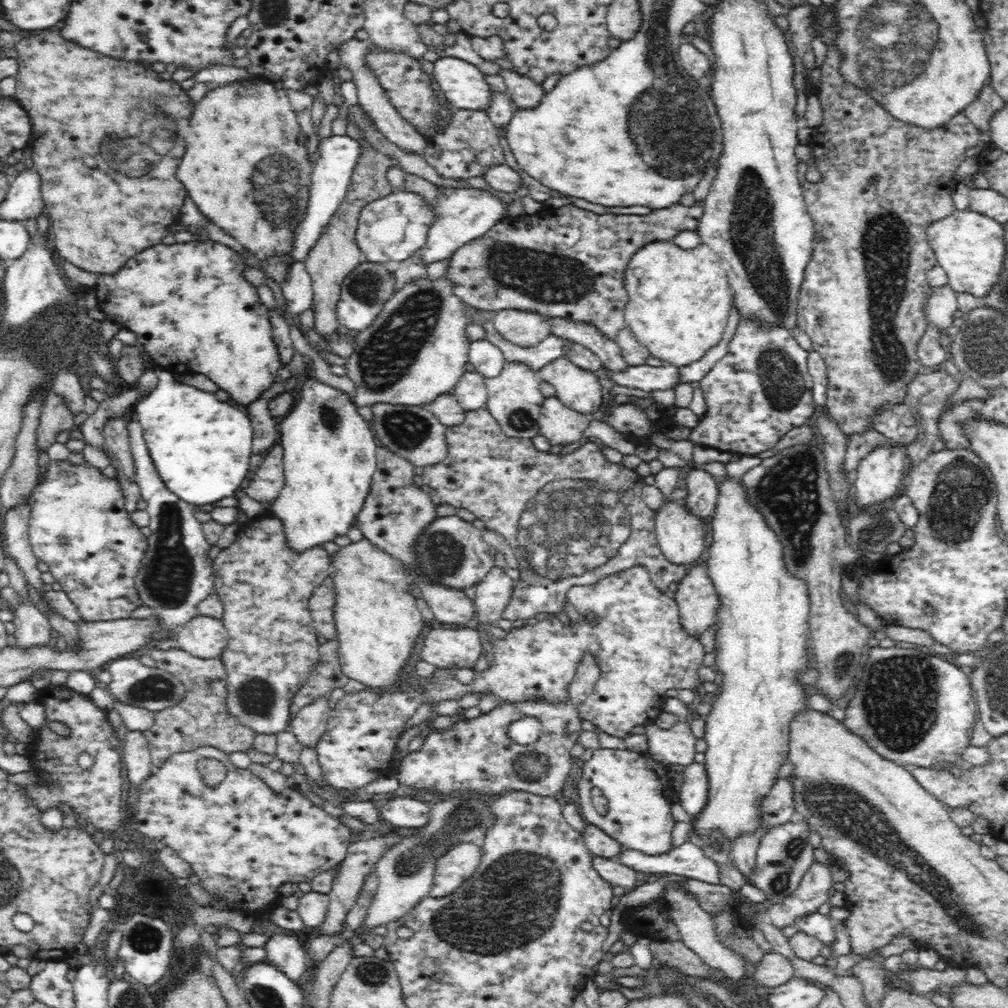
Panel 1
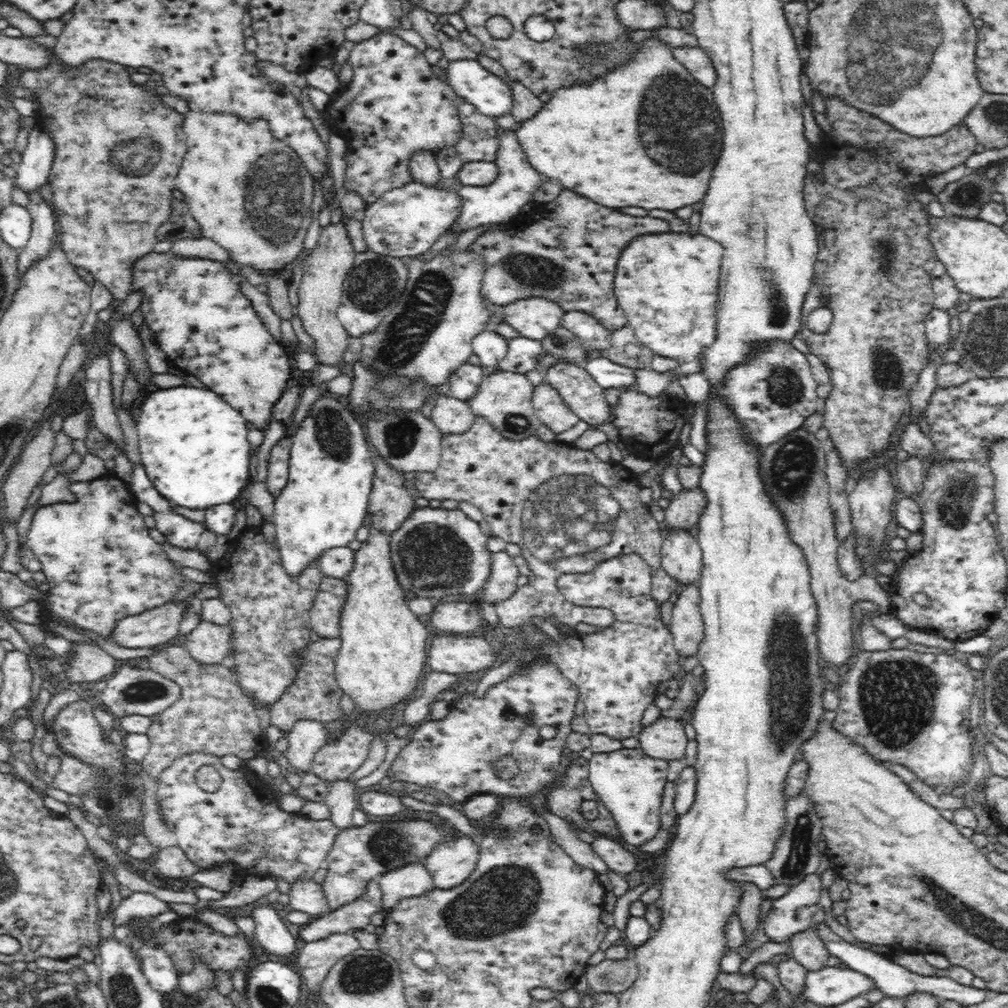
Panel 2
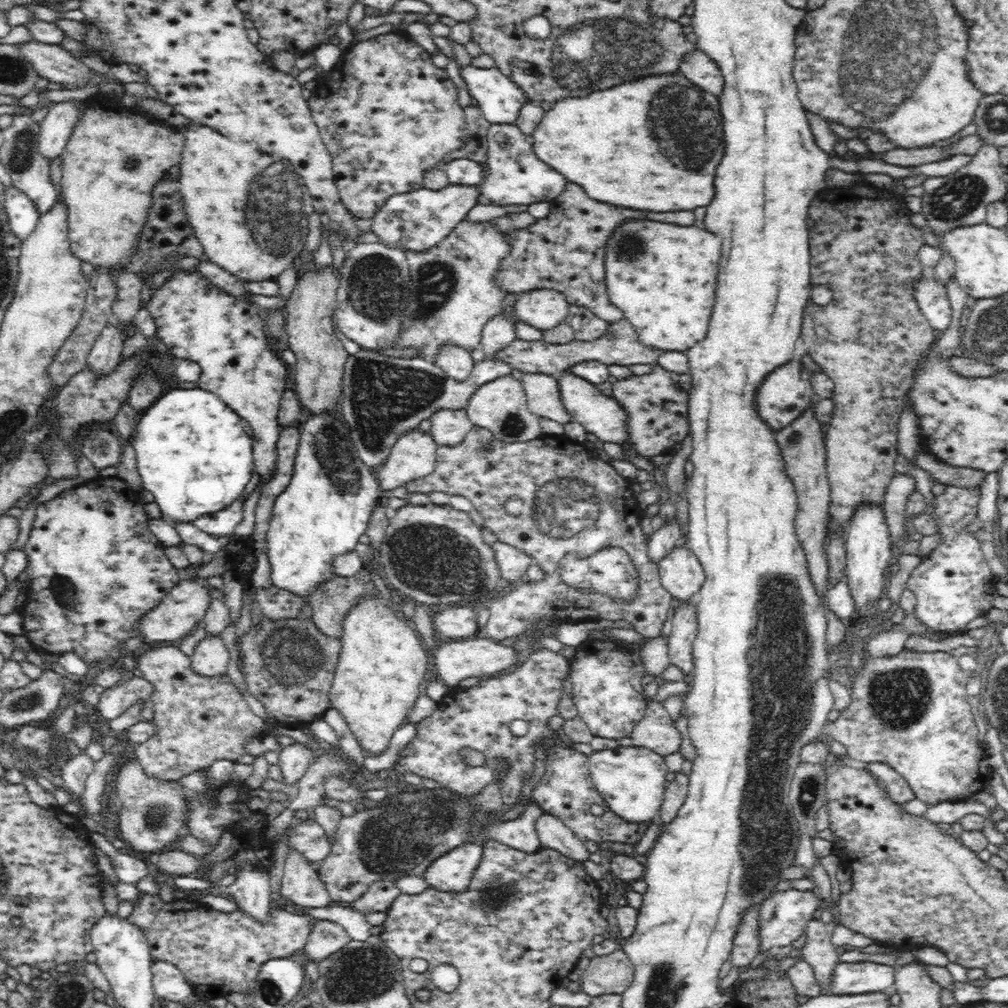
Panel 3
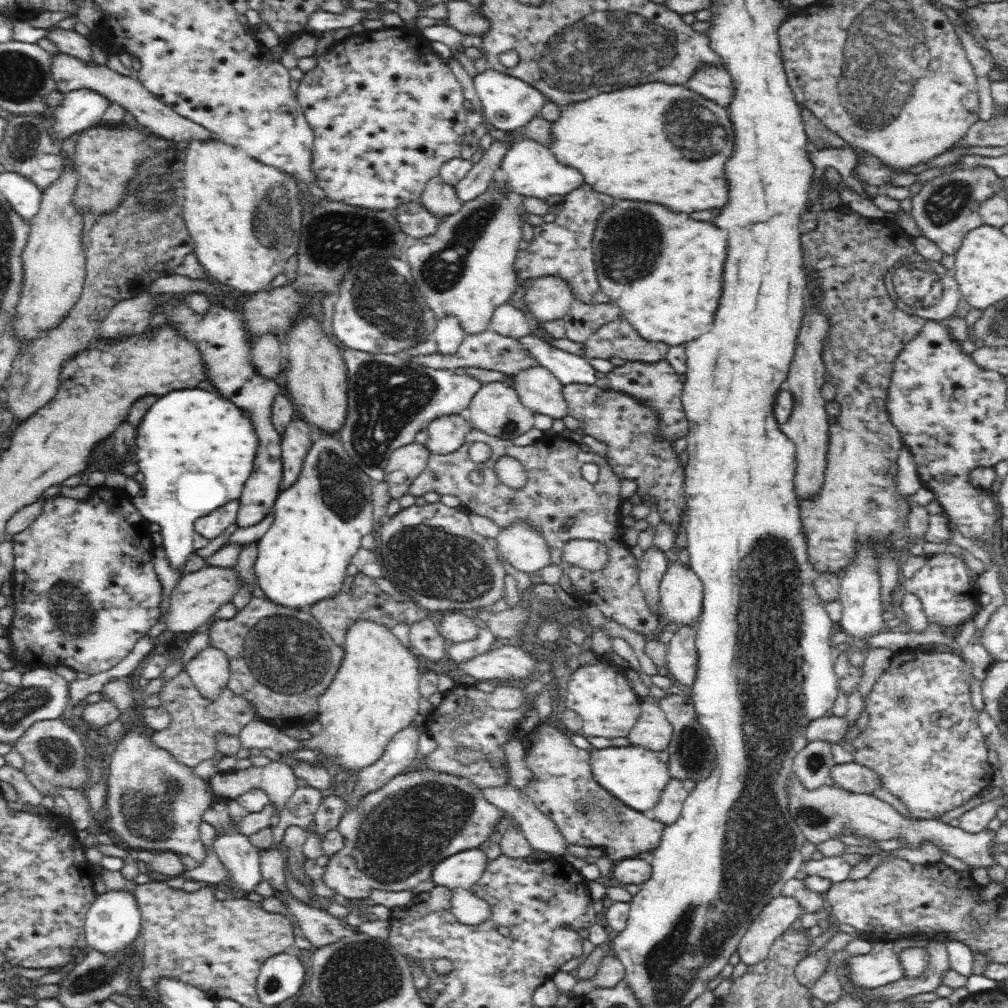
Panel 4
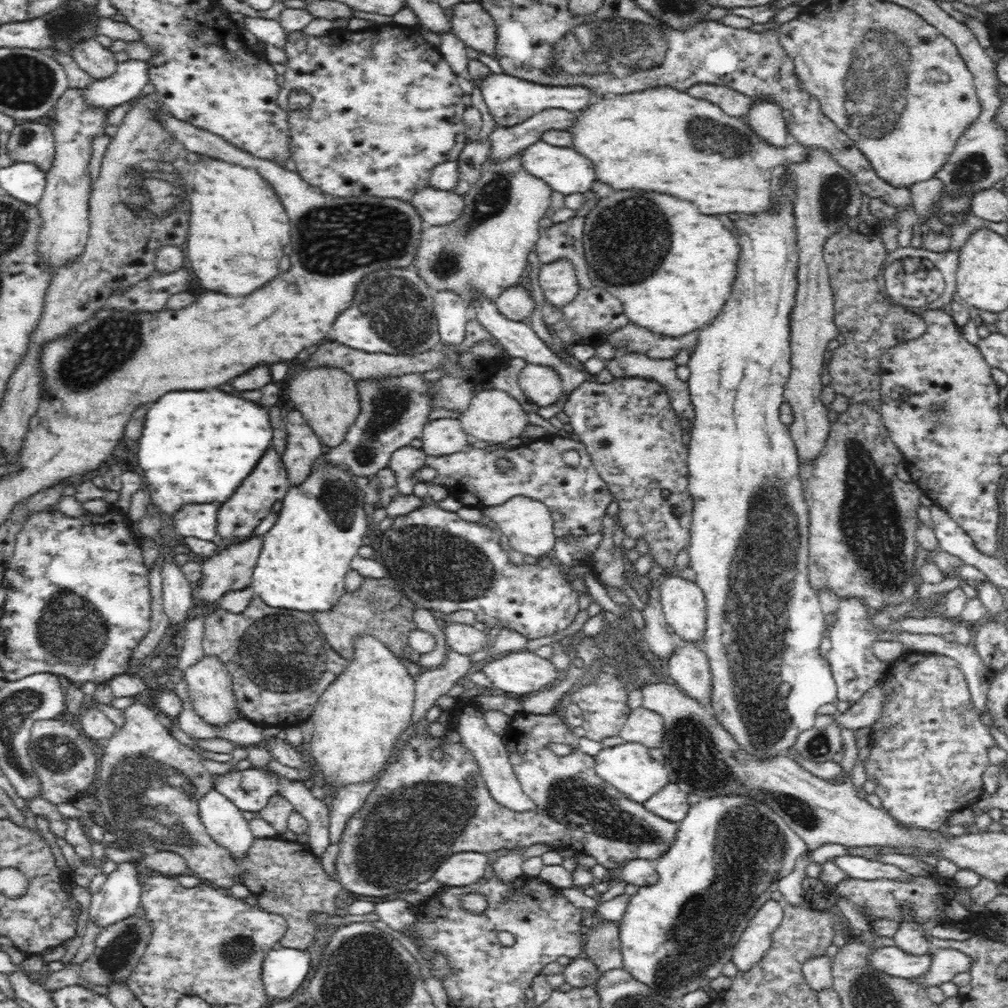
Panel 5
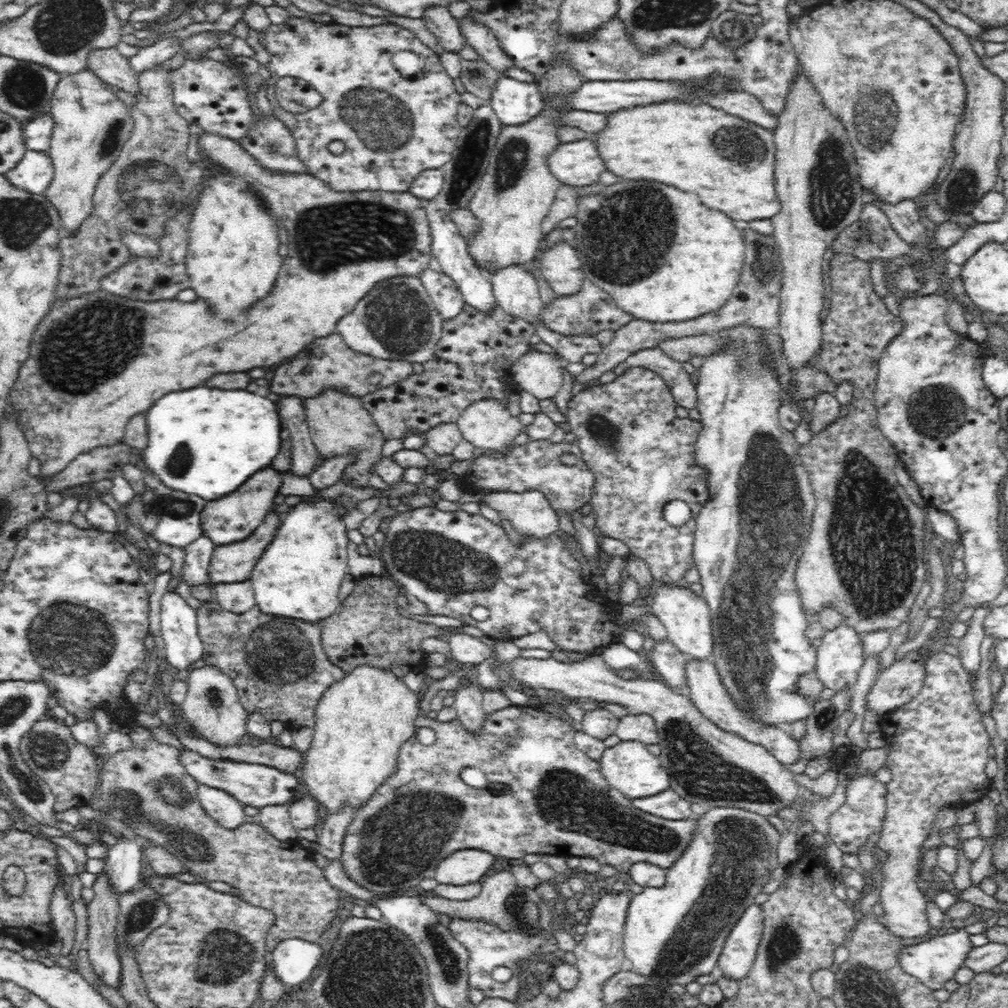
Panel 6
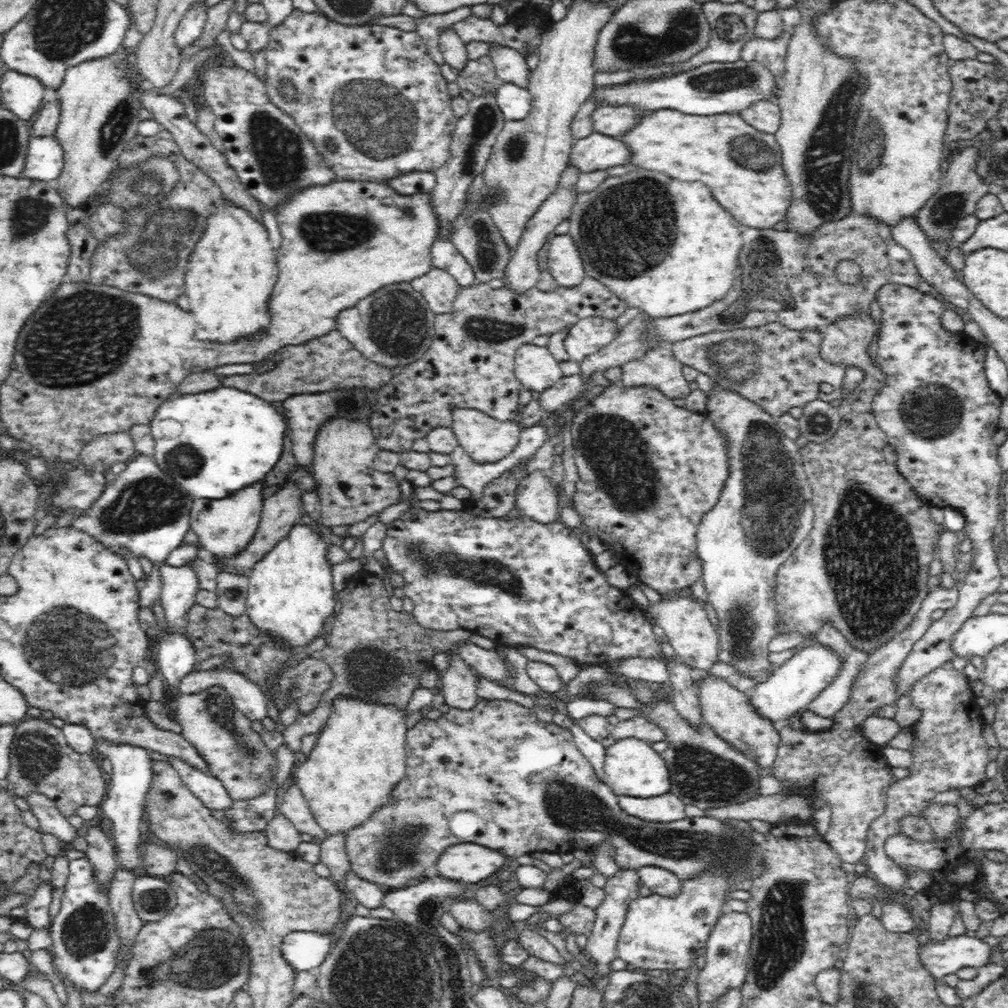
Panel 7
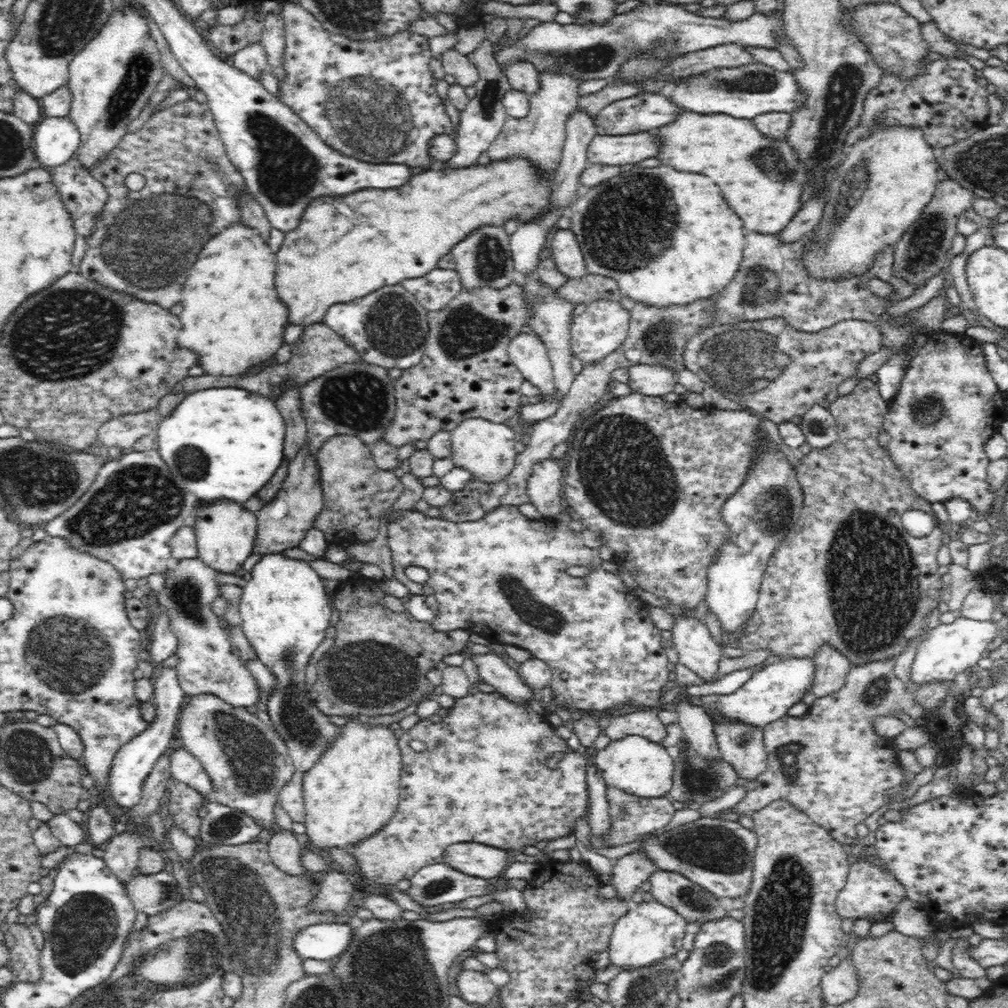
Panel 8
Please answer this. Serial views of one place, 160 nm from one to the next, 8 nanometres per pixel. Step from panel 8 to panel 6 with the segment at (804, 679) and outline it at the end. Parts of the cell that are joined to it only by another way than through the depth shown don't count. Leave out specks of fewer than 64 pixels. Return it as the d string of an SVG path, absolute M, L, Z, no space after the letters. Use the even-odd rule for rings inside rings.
M842 621L826 631L817 648L816 673L824 687L848 691L859 682L859 670L866 660L862 635Z

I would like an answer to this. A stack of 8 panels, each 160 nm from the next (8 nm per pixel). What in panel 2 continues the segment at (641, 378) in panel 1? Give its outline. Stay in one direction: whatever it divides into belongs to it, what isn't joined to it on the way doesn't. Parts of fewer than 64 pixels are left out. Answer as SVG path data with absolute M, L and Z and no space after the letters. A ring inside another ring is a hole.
M604 357L594 358L586 362L583 367L604 389L620 388L620 386L626 386L629 389L635 384L635 369L616 364Z

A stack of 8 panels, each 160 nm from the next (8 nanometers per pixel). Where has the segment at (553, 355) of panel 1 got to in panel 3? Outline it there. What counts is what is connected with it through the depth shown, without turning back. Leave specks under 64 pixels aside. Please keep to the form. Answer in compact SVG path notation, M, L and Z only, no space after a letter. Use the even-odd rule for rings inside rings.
M360 349L355 354L349 354L343 368L342 394L339 407L343 420L348 424L351 441L360 460L376 469L385 464L390 454L390 448L396 444L397 438L402 434L416 429L422 420L430 419L439 409L466 409L471 393L490 379L506 376L513 368L503 360L483 359L478 361L469 378L462 382L455 382L446 375L437 363L427 363L422 358L397 359L384 354L379 354L368 349Z

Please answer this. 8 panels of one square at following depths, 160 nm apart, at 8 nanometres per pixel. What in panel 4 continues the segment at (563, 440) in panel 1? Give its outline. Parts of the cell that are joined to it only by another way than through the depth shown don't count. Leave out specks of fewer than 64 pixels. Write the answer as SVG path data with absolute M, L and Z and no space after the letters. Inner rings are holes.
M541 364L514 374L513 386L522 404L532 412L553 419L568 415L563 384Z

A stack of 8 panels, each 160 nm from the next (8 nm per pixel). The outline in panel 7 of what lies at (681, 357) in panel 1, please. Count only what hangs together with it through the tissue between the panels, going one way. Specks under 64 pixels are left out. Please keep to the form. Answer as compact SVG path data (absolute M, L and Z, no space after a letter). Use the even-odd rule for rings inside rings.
M635 169L624 175L608 177L592 192L577 194L576 202L571 208L569 223L569 234L580 251L585 273L606 285L628 307L638 308L643 314L654 319L685 315L709 307L717 300L724 299L733 288L743 247L742 233L740 232L742 228L720 204L714 204L714 196L710 196L710 192L706 192L706 188L702 188L702 184L678 184L678 180L670 180L668 176L662 176L662 172L640 172Z

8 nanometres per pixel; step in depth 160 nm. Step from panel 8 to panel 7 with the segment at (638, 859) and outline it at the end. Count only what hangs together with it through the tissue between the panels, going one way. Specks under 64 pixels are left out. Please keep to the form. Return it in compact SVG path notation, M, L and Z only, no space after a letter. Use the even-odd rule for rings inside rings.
M619 870L615 875L607 878L604 885L604 902L595 908L596 920L592 926L592 934L588 936L588 943L584 953L588 958L592 958L596 963L594 971L598 974L597 978L608 977L612 974L611 963L618 959L618 937L622 924L624 924L628 905L632 900L638 898L638 890L640 890L639 876L636 870Z

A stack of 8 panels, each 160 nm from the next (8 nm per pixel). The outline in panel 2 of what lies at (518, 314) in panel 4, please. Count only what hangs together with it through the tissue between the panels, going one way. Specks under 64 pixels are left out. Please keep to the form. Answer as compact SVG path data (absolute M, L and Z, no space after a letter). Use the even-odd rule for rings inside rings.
M483 330L472 340L473 353L480 358L480 366L494 368L508 352L508 339L490 331Z

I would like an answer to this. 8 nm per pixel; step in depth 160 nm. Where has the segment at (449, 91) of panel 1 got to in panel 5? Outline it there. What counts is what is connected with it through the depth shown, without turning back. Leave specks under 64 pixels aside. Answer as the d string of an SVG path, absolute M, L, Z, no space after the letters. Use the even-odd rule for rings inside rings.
M506 73L490 75L479 82L479 89L488 107L490 115L498 127L512 127L532 118L536 114L550 108L564 109L576 114L580 109L586 108L600 97L594 96L590 89L584 85L553 87L536 84L507 75Z

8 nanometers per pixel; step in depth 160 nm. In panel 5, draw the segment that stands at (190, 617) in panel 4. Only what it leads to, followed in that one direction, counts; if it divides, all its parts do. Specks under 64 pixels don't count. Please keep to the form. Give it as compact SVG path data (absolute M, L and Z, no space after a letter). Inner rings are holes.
M254 536L246 542L240 542L240 544L217 551L215 555L201 563L202 580L200 580L200 586L192 592L193 598L200 599L201 603L216 603L224 596L225 592L250 587L253 570L262 548L263 536Z

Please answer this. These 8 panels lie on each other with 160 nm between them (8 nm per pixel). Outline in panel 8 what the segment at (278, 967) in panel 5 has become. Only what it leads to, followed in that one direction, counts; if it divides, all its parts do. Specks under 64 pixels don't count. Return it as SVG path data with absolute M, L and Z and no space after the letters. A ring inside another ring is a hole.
M318 923L300 930L293 939L293 949L302 959L330 960L340 956L351 944L353 924Z

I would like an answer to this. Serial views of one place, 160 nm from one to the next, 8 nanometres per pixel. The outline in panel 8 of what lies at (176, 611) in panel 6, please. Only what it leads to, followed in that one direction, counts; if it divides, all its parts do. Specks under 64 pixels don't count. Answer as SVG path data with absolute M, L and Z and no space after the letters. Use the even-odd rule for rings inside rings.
M164 667L157 669L155 679L153 679L154 692L151 702L155 706L155 717L149 722L148 730L132 739L125 747L118 750L112 760L112 768L108 774L109 798L116 802L117 806L132 810L142 796L142 785L144 779L151 773L152 767L161 754L166 752L172 743L173 735L177 730L177 720L184 704L185 692L177 683L177 670Z

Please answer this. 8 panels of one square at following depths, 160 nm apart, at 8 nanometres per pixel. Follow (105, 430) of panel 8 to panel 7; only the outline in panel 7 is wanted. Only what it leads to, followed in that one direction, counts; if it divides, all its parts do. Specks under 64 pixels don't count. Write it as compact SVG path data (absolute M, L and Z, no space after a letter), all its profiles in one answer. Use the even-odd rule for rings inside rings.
M128 431L98 435L81 450L80 465L89 472L106 472L115 463L127 463L138 454L132 435Z

